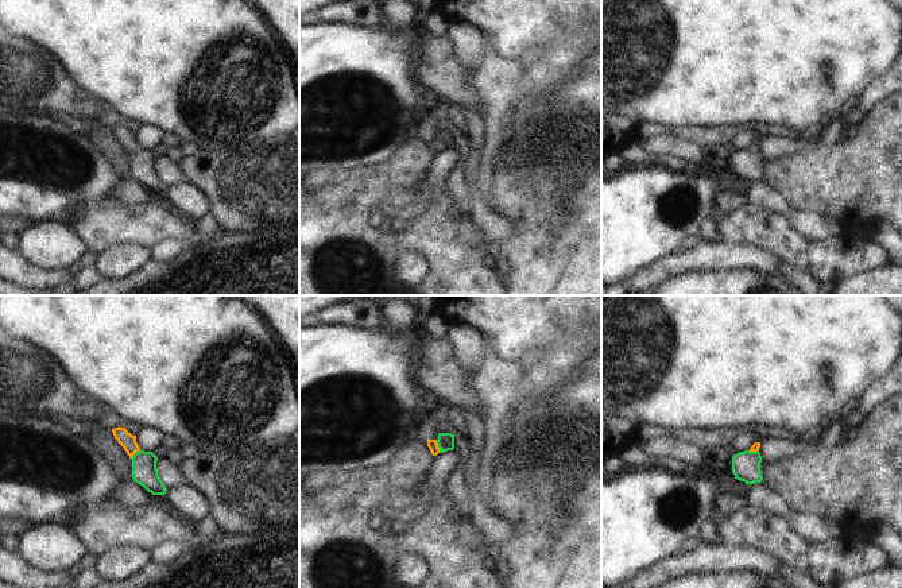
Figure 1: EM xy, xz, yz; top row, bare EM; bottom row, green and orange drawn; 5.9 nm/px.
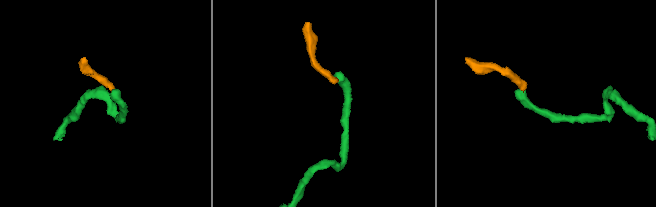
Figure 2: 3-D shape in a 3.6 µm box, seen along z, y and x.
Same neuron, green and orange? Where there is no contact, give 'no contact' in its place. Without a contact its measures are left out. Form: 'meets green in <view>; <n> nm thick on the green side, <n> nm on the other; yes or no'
meets green in xz; 100 nm thick on the green side, 60 nm on the other; yes

